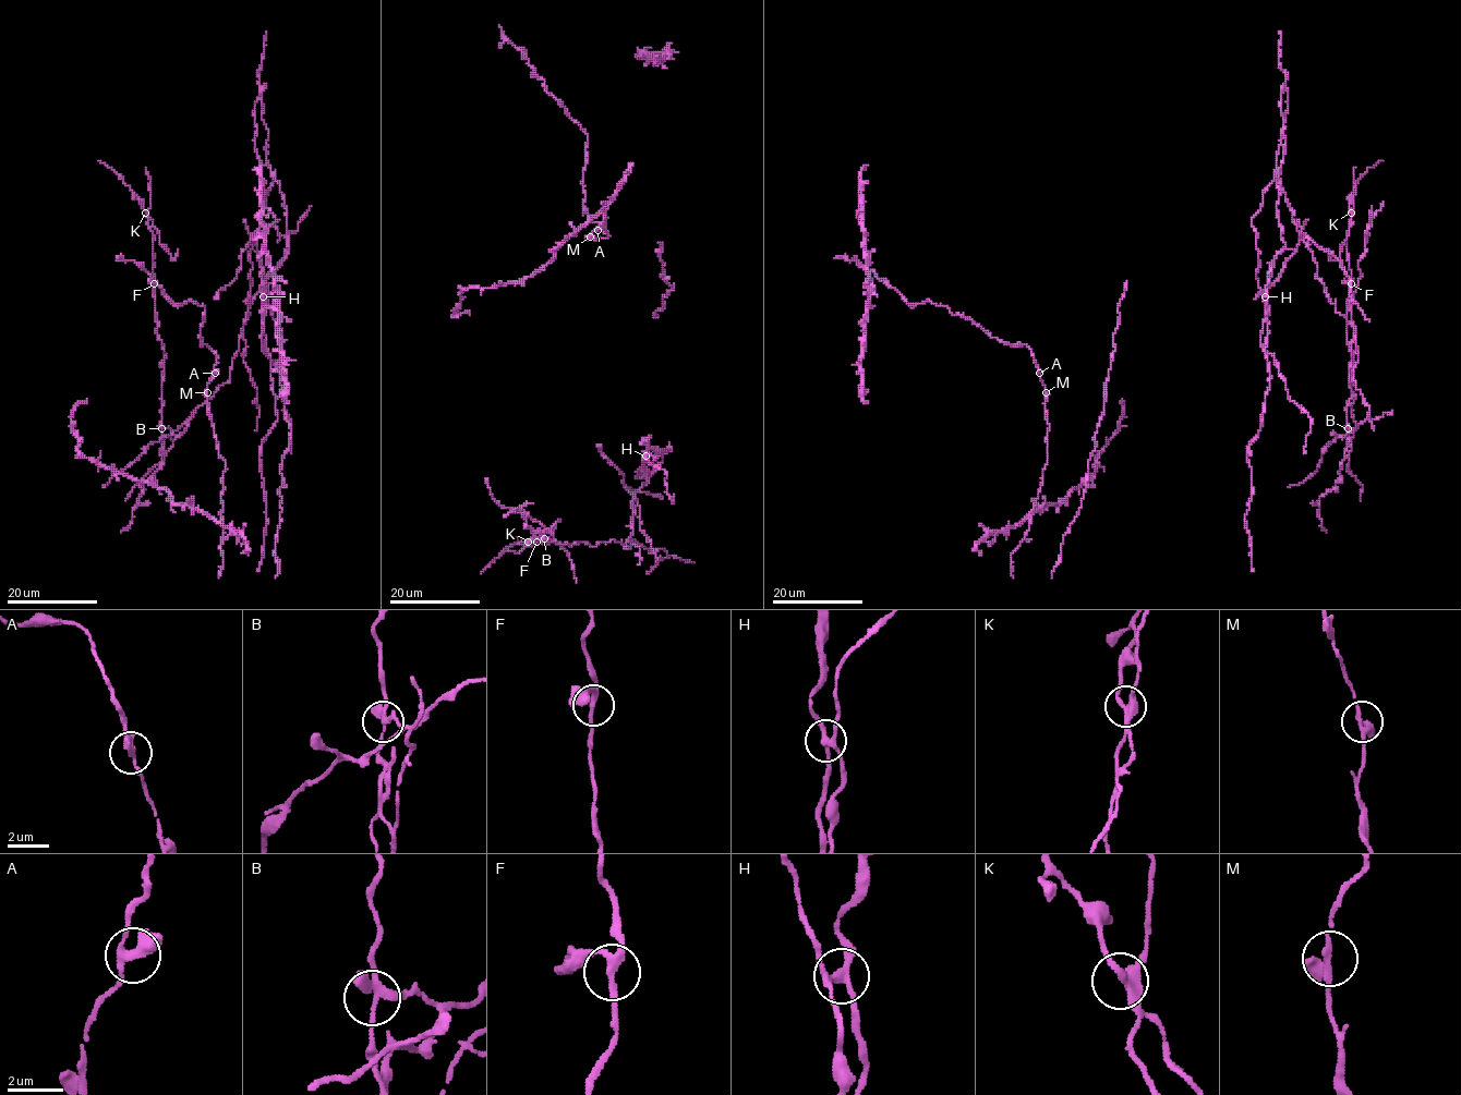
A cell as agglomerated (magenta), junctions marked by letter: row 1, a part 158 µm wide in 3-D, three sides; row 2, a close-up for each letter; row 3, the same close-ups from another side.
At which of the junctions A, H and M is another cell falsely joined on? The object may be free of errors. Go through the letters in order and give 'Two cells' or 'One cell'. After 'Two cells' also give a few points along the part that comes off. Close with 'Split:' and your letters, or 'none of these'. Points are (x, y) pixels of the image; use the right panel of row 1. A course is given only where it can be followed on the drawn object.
A: One cell
H: Two cells. Course of the part to remove: (1266, 296), (1251, 219), (1277, 175), (1317, 277), (1354, 327), (1350, 453), (1350, 202), (1369, 167), (1384, 161)
M: One cell
Split: H

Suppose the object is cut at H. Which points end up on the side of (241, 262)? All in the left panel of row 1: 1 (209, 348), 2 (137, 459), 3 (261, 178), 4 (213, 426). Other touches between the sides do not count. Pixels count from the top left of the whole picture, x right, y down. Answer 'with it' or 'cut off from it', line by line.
1: cut off from it
2: with it
3: cut off from it
4: cut off from it

